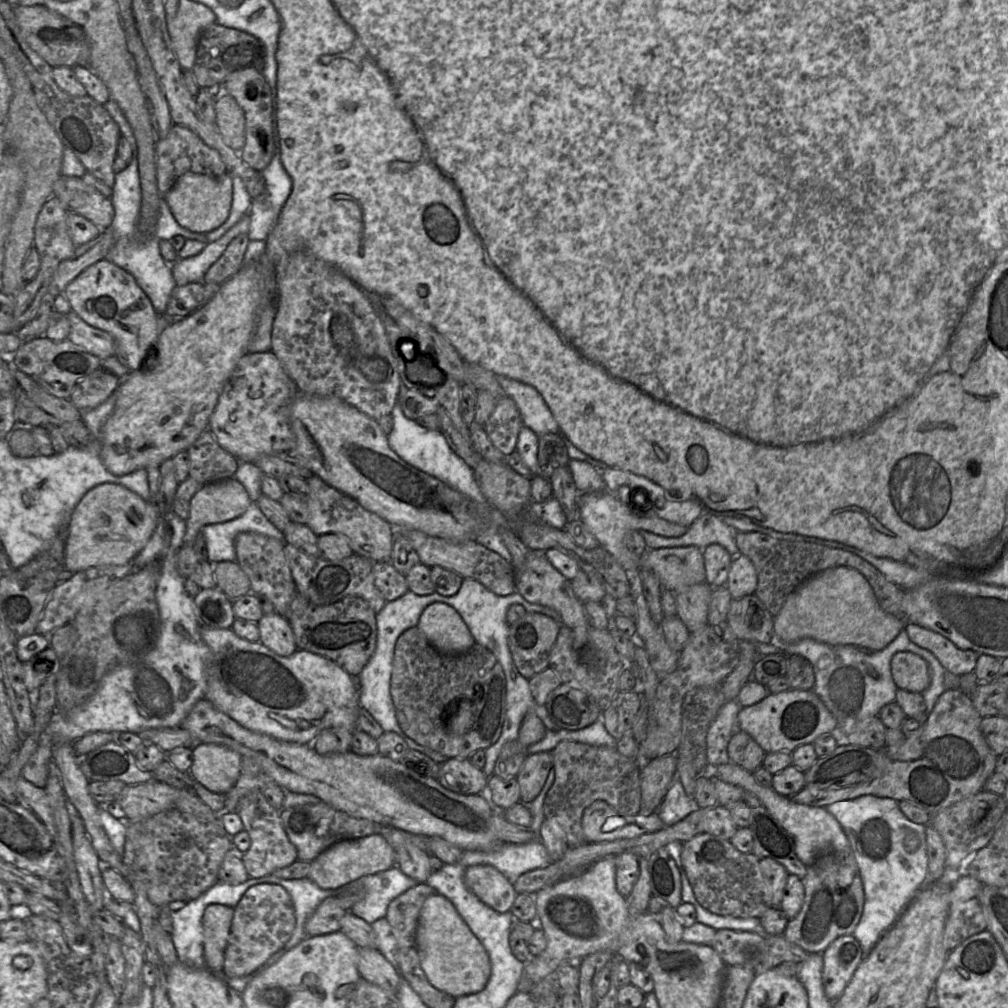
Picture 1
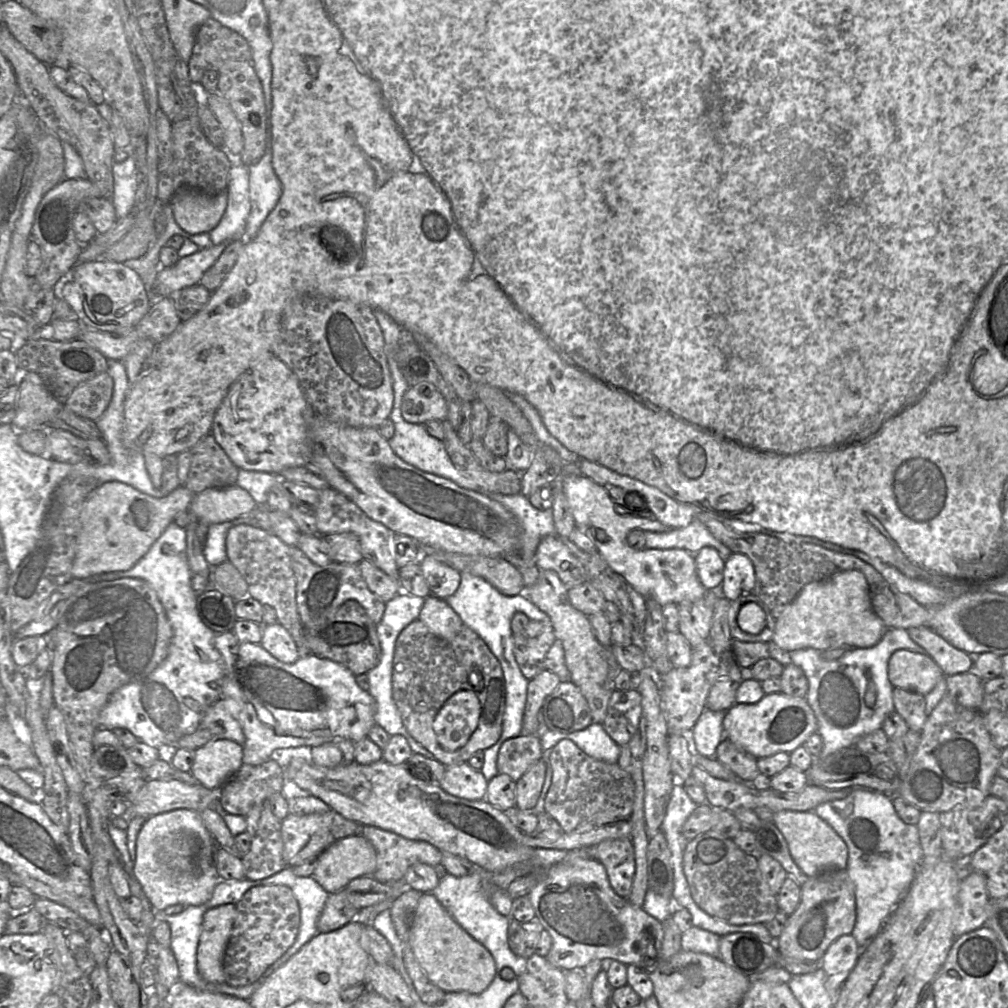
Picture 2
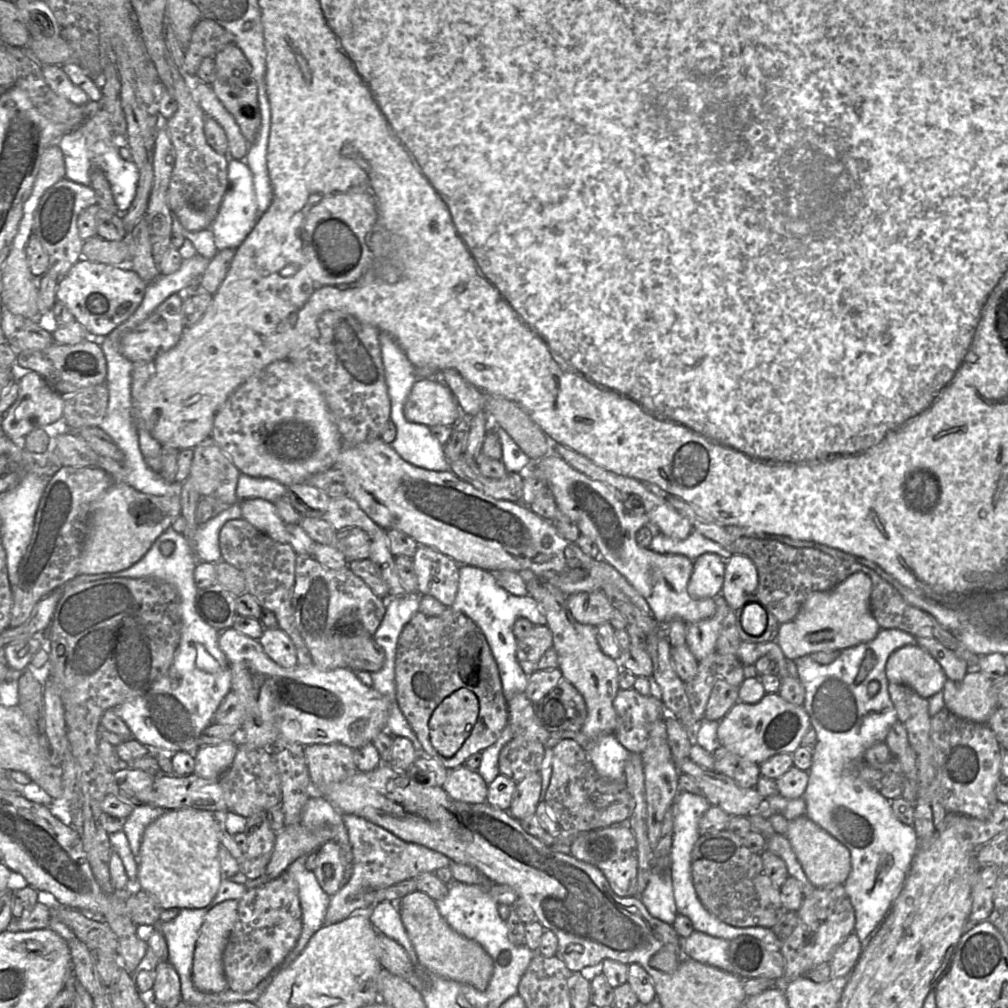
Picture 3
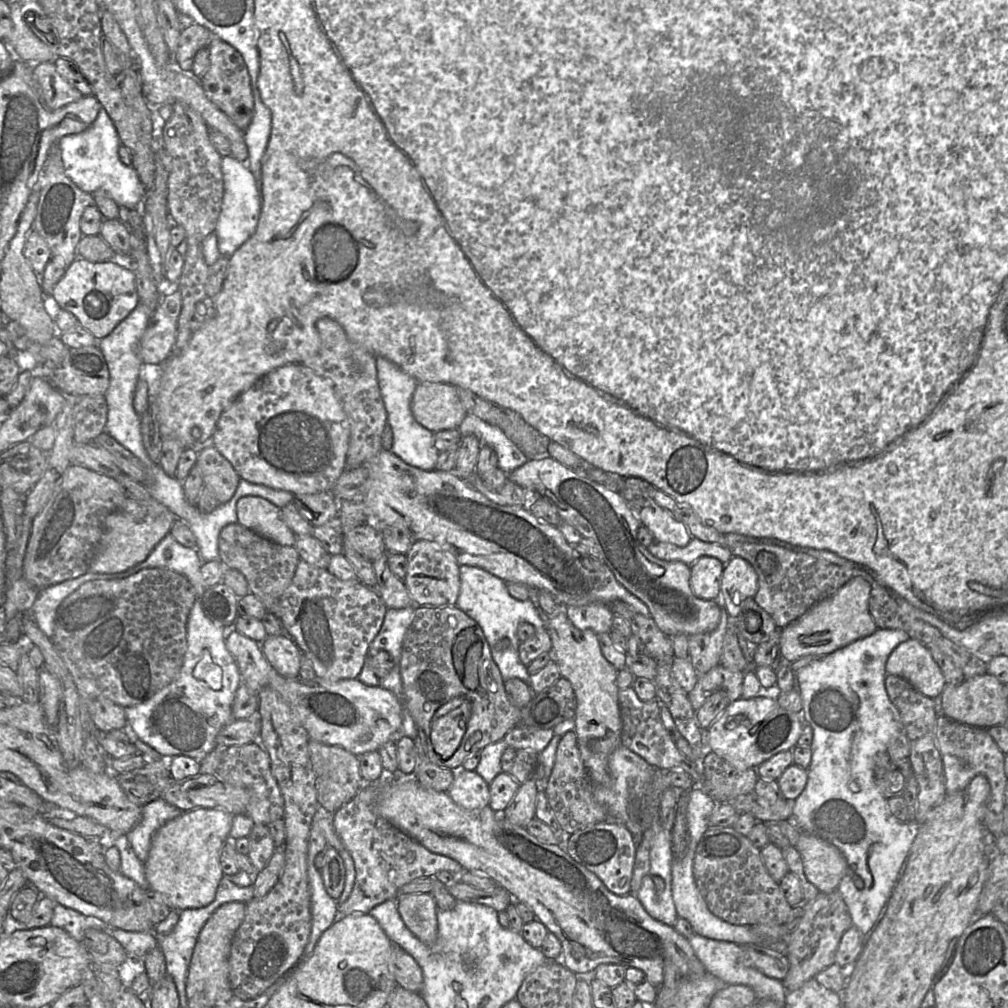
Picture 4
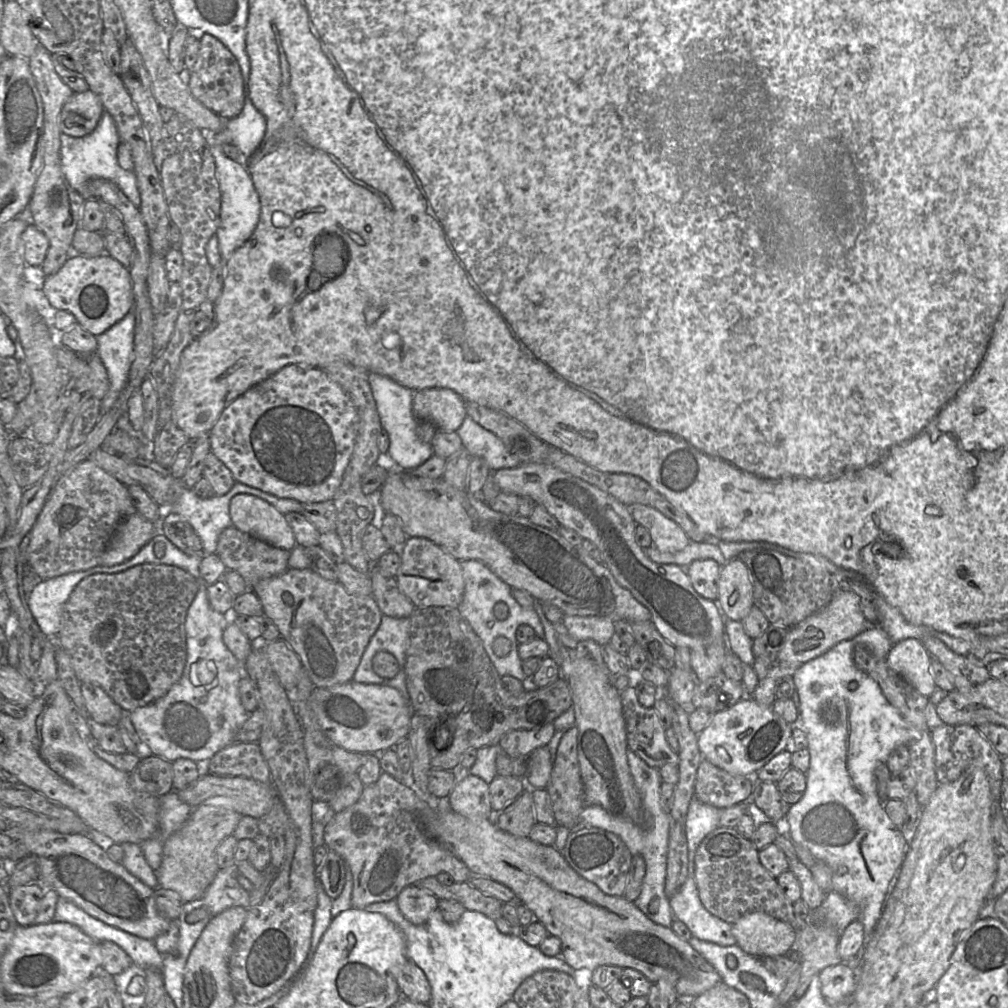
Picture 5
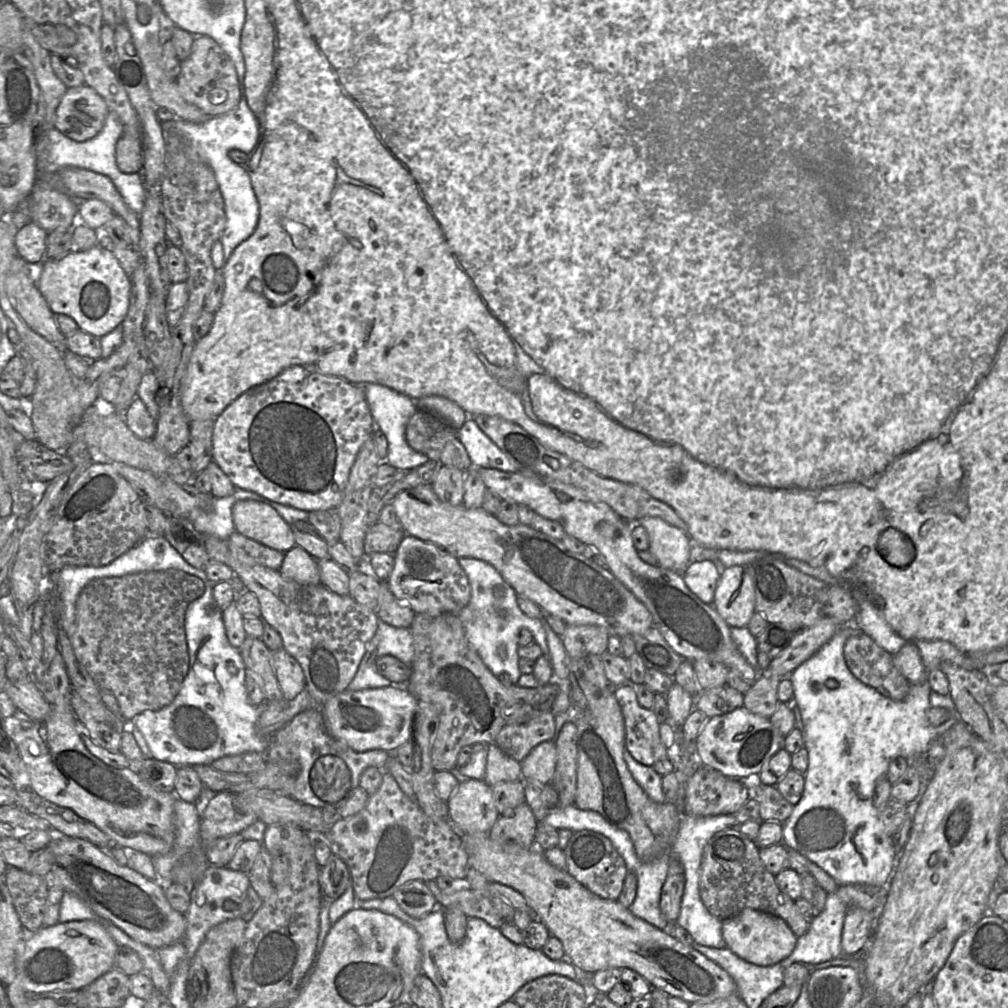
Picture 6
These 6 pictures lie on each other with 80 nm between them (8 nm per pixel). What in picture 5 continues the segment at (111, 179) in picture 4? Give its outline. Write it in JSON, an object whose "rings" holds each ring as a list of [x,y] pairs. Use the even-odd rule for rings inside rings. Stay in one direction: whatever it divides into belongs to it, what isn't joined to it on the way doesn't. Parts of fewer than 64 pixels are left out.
{"rings":[[[104,110],[96,128],[88,135],[72,137],[61,133],[60,161],[61,169],[69,185],[85,200],[91,199],[87,189],[88,180],[101,177],[115,183],[131,203],[140,209],[141,198],[137,186],[137,176],[132,170],[124,170],[117,160],[117,148],[121,142],[114,119],[109,112]]]}

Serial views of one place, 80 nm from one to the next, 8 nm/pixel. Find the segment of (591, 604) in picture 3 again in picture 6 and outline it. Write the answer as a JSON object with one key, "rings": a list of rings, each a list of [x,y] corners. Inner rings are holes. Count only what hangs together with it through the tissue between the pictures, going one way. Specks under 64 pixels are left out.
{"rings":[[[566,625],[562,635],[568,659],[577,659],[590,654],[600,655],[607,650],[610,633],[596,625]]]}

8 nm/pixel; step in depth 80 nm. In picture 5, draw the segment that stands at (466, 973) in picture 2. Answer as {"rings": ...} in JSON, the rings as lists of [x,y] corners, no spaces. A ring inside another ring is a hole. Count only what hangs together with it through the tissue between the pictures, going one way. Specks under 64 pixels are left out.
{"rings":[[[418,884],[404,888],[396,897],[399,910],[415,925],[424,924],[437,909],[439,899]]]}

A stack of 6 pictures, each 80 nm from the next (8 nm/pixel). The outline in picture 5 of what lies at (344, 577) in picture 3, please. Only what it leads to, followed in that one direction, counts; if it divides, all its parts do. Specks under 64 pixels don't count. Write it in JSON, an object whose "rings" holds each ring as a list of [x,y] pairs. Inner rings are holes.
{"rings":[[[310,568],[287,569],[282,574],[261,579],[251,590],[262,604],[263,615],[272,620],[280,632],[280,638],[283,638],[298,655],[315,687],[332,687],[352,680],[383,616],[373,595],[349,594],[341,583],[324,579]]]}

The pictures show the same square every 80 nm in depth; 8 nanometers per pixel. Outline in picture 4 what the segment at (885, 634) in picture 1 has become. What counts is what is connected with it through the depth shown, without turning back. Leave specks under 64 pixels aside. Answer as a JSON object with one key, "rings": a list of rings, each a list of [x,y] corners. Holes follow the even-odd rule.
{"rings":[[[852,577],[835,594],[825,598],[801,617],[781,628],[780,656],[793,662],[804,656],[825,656],[873,634],[877,629],[869,613],[871,585],[863,577]]]}

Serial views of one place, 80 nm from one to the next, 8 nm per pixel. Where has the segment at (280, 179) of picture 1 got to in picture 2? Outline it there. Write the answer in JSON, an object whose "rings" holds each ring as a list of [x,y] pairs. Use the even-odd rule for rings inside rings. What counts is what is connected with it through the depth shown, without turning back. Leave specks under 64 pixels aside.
{"rings":[[[268,148],[261,159],[248,167],[251,212],[248,217],[245,238],[253,238],[269,213],[277,205],[281,183],[272,166],[272,153]]]}

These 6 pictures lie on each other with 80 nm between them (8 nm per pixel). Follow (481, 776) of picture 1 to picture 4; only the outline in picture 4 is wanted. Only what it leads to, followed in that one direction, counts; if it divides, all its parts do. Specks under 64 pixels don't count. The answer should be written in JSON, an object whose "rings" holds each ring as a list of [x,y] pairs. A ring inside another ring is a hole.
{"rings":[[[460,769],[448,790],[450,798],[459,806],[475,810],[489,805],[490,786],[475,771]]]}

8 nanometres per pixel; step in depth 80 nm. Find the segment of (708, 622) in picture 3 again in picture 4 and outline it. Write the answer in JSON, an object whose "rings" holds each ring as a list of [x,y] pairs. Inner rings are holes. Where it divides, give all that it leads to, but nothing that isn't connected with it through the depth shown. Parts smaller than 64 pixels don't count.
{"rings":[[[717,600],[720,608],[720,620],[717,627],[707,633],[689,636],[689,658],[697,673],[704,674],[720,664],[723,640],[727,631],[729,615],[723,601]]]}

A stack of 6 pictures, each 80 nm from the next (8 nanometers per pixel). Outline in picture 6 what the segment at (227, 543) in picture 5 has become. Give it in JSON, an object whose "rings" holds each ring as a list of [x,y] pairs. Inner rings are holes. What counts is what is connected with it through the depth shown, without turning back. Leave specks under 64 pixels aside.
{"rings":[[[233,532],[227,539],[230,550],[247,565],[262,565],[279,570],[285,552],[269,548],[255,540]]]}

